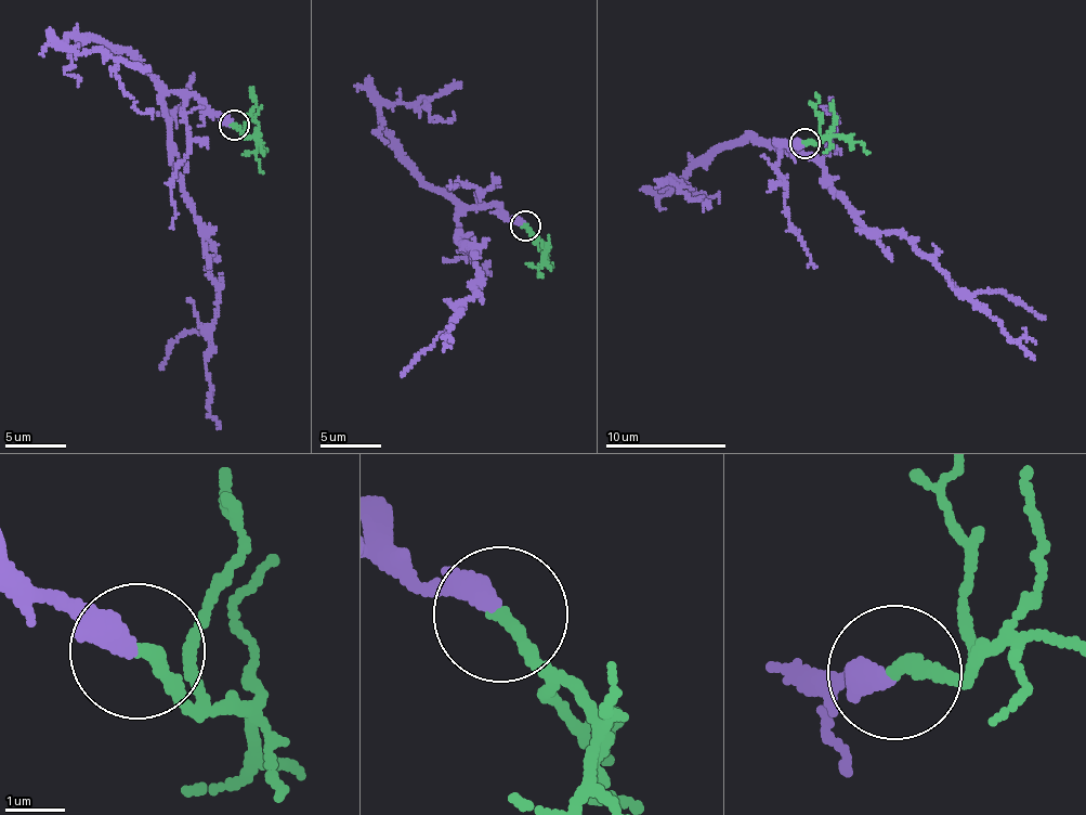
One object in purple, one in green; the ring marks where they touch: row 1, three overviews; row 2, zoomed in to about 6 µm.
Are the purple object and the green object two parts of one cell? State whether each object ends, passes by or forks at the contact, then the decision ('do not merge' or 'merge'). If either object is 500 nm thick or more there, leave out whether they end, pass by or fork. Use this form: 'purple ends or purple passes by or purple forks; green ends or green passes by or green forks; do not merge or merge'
purple ends; green ends; merge

